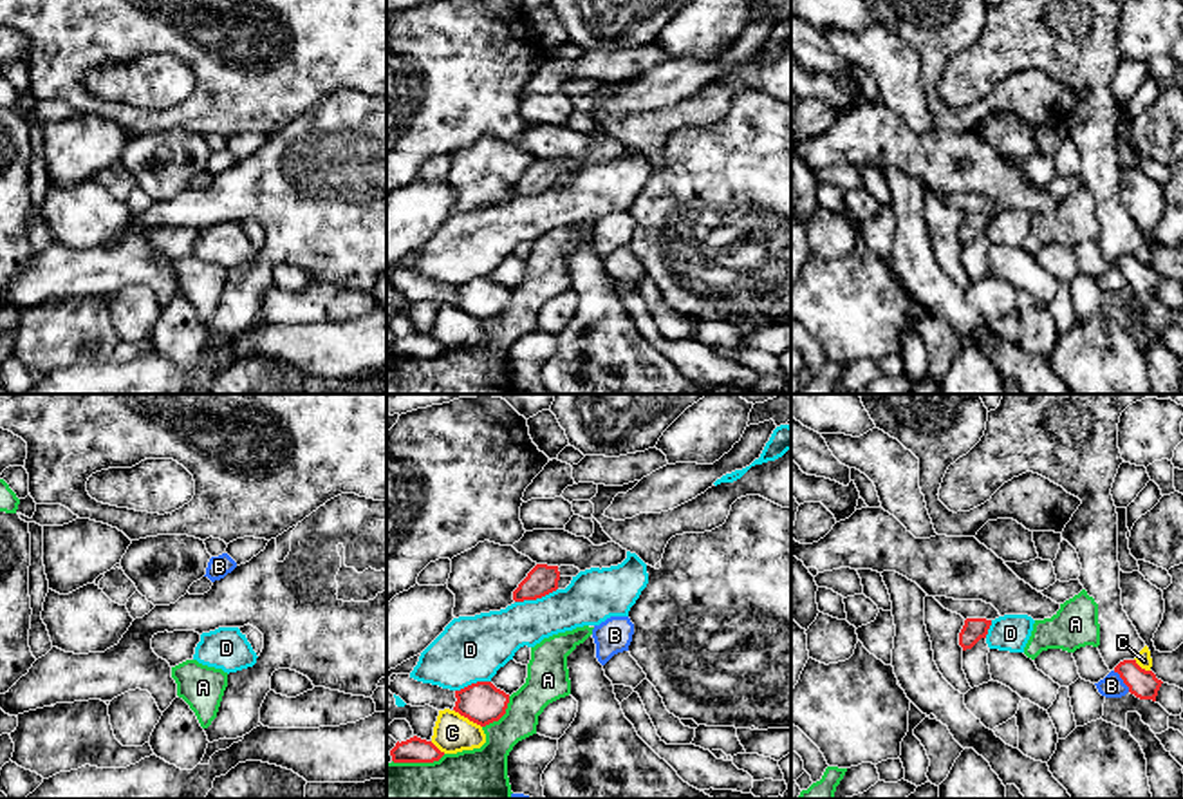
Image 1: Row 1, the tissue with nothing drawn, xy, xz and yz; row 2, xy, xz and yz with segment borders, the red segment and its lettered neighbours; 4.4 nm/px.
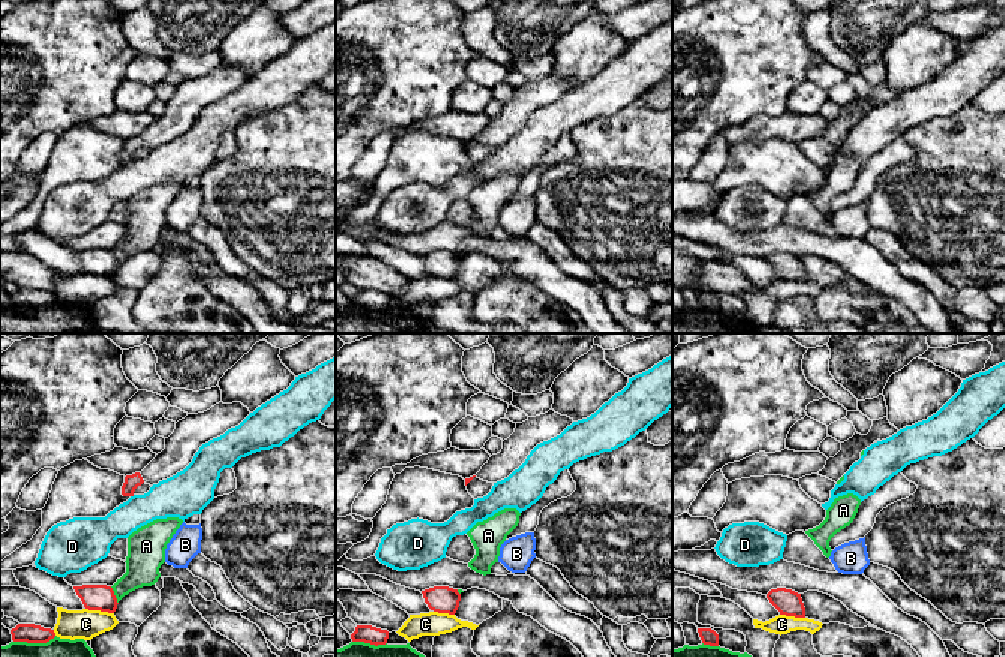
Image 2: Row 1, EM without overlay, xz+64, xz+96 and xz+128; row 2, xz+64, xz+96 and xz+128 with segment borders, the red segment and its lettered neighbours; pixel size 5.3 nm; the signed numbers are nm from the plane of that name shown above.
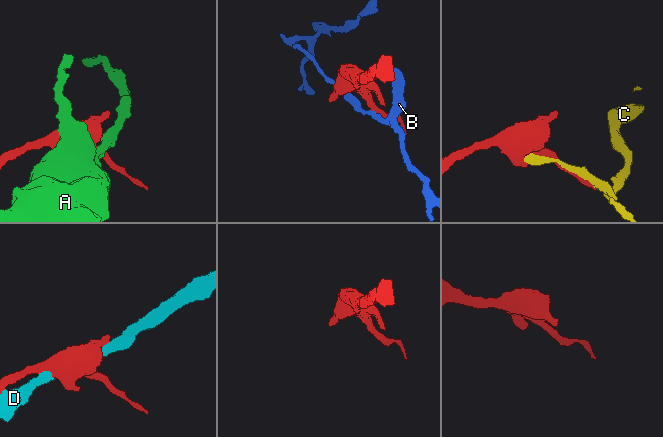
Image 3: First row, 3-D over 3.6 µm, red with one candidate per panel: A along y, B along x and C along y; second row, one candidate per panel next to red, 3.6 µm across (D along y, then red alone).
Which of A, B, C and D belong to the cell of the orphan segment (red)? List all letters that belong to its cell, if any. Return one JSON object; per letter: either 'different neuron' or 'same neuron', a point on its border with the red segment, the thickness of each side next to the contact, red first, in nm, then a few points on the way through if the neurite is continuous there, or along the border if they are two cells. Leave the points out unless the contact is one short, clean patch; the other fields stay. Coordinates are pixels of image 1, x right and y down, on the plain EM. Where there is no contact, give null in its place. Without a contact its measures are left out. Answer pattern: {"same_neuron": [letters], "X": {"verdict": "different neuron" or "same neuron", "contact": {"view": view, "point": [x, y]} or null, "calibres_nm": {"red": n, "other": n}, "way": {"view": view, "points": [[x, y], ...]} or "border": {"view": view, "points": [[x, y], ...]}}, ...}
{"same_neuron": [], "A": {"verdict": "different neuron", "contact": {"view": "xz", "point": [418, 357]}, "calibres_nm": {"red": 110, "other": 400}}, "B": {"verdict": "different neuron", "contact": {"view": "yz", "point": [1122, 273]}, "calibres_nm": {"red": 130, "other": 100}, "border": {"view": "yz", "points": [[1113, 266], [1129, 286]]}}, "C": {"verdict": "different neuron", "contact": {"view": "xz", "point": [468, 313]}, "calibres_nm": {"red": 190, "other": 170}}, "D": {"verdict": "different neuron", "contact": {"view": "xz", "point": [535, 194]}, "calibres_nm": {"red": 140, "other": 240}}}

